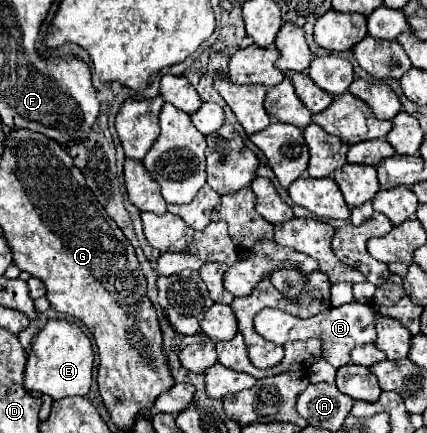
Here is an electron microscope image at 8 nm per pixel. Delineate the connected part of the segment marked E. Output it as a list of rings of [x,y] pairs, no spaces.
[[[48,320],[32,342],[32,352],[28,354],[24,372],[24,388],[28,392],[48,394],[54,400],[74,394],[86,396],[92,386],[92,364],[94,350],[90,338],[78,324],[70,324],[68,320]]]

